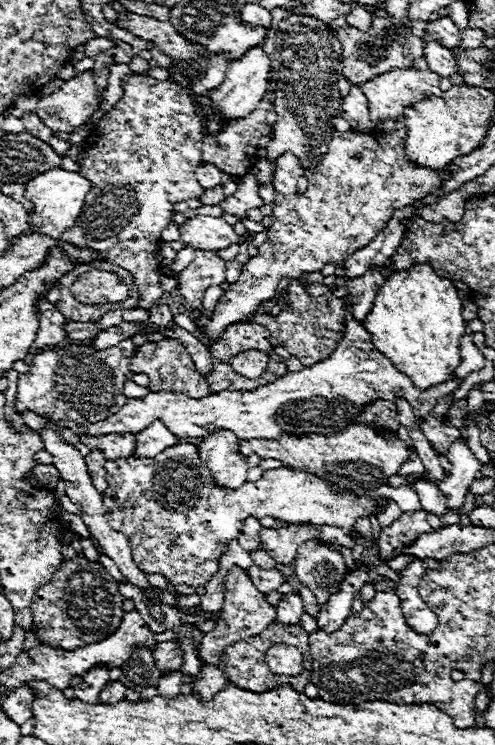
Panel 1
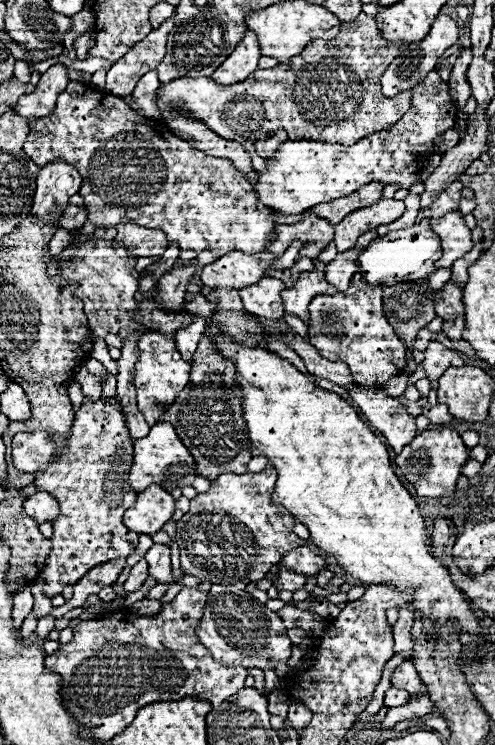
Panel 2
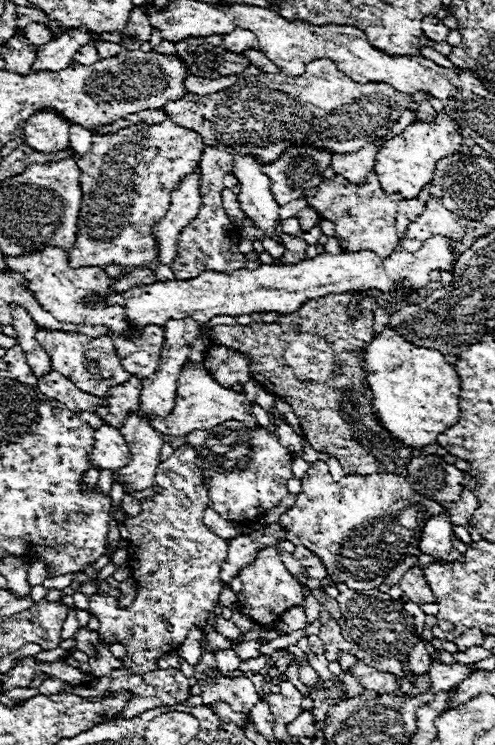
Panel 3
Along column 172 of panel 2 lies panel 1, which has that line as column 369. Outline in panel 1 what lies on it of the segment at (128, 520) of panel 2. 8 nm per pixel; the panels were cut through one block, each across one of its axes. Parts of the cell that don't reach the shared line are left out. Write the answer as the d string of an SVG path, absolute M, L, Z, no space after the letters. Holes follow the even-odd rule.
M188 442L174 444L156 458L120 458L108 460L104 466L108 482L108 490L104 492L104 514L110 526L114 530L120 530L122 534L128 534L132 556L140 570L144 570L146 574L164 574L184 596L194 594L198 586L204 586L212 578L212 574L218 572L218 558L224 554L230 540L242 534L242 524L248 516L254 516L258 520L262 516L272 516L284 522L316 522L338 526L350 532L358 518L364 518L374 512L376 502L384 506L388 502L388 498L374 500L348 492L336 494L336 490L324 480L288 468L266 470L258 482L246 482L236 490L222 488L212 482L210 470L200 460L198 448Z

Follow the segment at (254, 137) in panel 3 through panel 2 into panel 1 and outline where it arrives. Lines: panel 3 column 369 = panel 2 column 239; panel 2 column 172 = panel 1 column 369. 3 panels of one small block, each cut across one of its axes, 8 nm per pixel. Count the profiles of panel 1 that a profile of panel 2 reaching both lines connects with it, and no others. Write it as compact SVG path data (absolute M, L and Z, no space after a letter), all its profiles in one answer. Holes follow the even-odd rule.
M394 68L392 72L380 74L364 84L358 84L360 90L364 90L366 98L368 98L368 106L370 106L370 118L372 122L386 122L386 120L398 120L400 116L404 116L404 110L416 102L422 102L428 98L428 94L440 96L440 76L432 74L430 70L422 72L422 70L400 70Z

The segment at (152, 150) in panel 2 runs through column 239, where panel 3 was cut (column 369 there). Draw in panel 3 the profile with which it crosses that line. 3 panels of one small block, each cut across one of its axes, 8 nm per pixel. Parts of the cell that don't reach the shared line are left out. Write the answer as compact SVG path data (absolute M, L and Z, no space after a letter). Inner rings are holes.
M374 170L368 172L368 176L362 184L352 184L342 176L326 178L318 186L308 188L302 198L322 218L334 222L336 238L340 240L342 250L346 250L346 252L372 250L380 258L386 258L388 254L392 254L396 250L396 246L398 246L396 212L398 212L400 200L404 200L404 198L402 198L402 194L386 196ZM330 200L332 200L332 204L330 204Z

